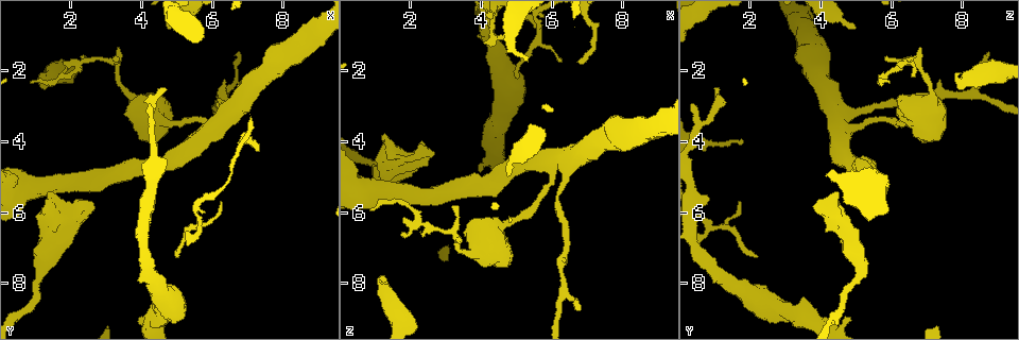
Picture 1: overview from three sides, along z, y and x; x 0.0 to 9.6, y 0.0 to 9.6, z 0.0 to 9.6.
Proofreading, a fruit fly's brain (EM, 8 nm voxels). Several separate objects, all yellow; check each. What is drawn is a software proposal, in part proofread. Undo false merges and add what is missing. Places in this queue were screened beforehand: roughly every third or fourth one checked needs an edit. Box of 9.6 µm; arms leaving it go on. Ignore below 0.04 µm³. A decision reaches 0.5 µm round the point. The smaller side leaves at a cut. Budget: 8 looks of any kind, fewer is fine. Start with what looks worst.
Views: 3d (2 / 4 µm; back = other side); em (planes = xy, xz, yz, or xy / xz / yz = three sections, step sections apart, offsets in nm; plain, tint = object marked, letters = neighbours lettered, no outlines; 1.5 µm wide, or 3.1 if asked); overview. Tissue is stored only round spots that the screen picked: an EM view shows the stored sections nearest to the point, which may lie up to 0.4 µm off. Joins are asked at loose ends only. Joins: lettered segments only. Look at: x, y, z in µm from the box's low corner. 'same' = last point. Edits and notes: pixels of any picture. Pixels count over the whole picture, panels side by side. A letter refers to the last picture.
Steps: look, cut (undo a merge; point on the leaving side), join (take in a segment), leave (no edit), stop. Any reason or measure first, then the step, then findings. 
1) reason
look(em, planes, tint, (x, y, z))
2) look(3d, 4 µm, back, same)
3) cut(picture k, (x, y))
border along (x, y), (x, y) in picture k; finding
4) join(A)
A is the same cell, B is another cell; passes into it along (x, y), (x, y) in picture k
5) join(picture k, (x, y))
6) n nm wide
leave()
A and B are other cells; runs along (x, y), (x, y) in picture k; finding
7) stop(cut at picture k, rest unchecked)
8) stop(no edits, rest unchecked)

branch stops here
look(3d, 2 µm, (2.15, 6.70, 4.80))

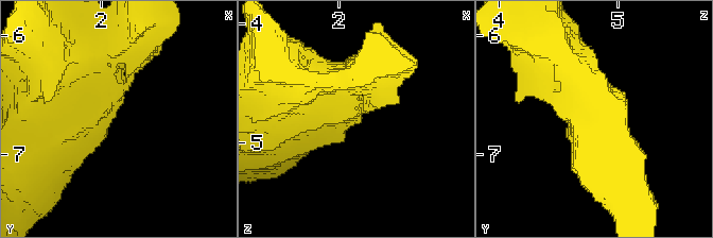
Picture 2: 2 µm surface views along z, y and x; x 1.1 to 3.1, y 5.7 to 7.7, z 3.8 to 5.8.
look(em, yz, step 8, letters, (2.14, 6.66, 4.80))

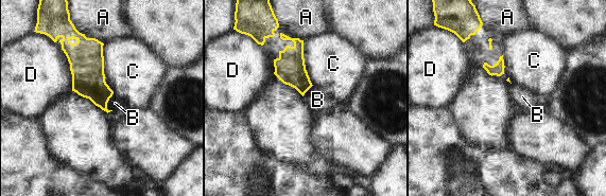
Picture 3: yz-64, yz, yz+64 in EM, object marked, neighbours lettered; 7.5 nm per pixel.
leave()
A, B, C and D are other cells; border along (114, 93), (107, 103), (108, 110) in picture 3; none of them fits

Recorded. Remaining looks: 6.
thick end
look(em, yz, step 8, tint, (1.15, 2.05, 7.80))

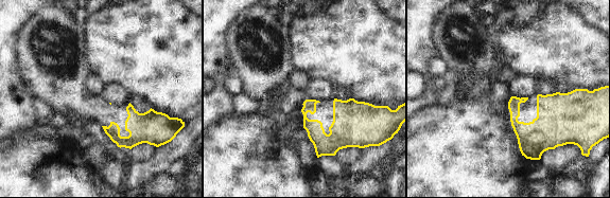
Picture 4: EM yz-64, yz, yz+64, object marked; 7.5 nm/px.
look(em, planes, letters, same)

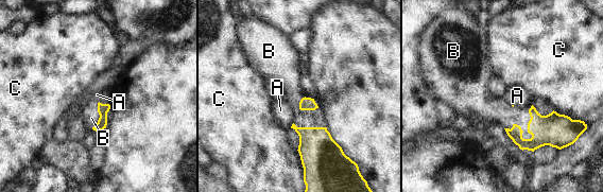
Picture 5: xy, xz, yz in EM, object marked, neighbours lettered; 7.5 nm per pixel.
join(B)
B is the same cell, A and C are other cells; passes into it along (557, 131), (531, 138), (506, 116) in picture 5; it goes on there

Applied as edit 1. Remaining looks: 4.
branch stops here
look(3d, 4 µm, (6.75, 4.00, 1.65))

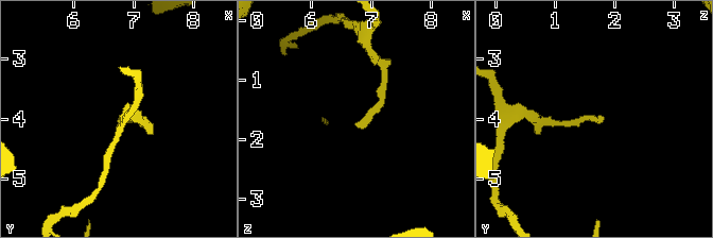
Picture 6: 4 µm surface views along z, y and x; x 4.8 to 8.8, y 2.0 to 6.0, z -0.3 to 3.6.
now the EM
look(em, planes, plain, (6.70, 4.00, 1.75))

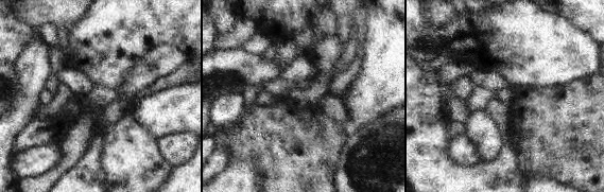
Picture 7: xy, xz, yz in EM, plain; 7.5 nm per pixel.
look(em, planes, letters, same)

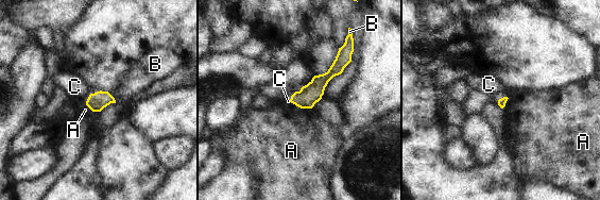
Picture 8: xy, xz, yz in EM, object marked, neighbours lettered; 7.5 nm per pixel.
leave()
A, B and C are other cells; border along (508, 97), (501, 97), (498, 100) in picture 8; none of them fits

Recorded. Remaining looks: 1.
stop(join at picture 5, rest unchecked)

